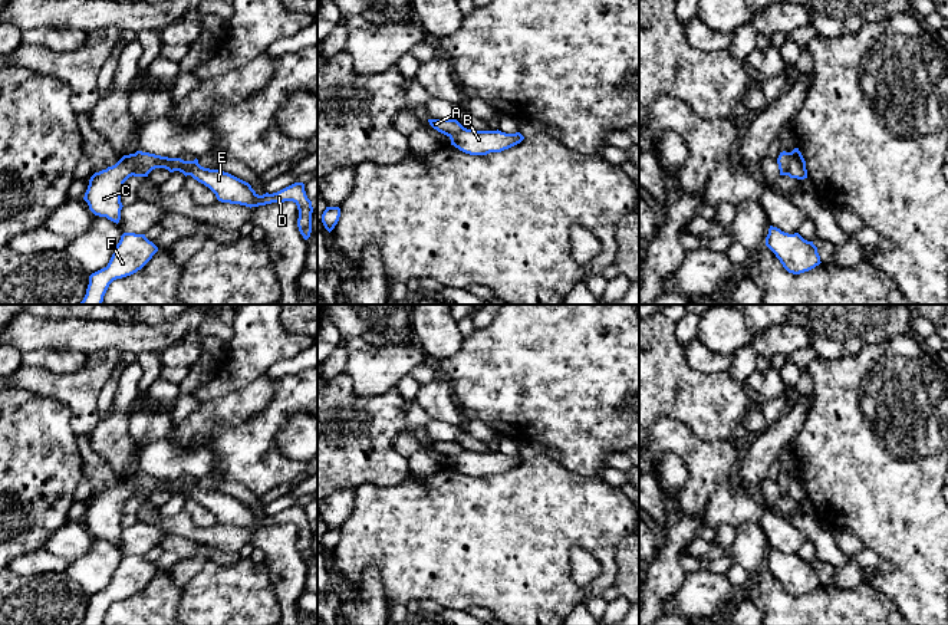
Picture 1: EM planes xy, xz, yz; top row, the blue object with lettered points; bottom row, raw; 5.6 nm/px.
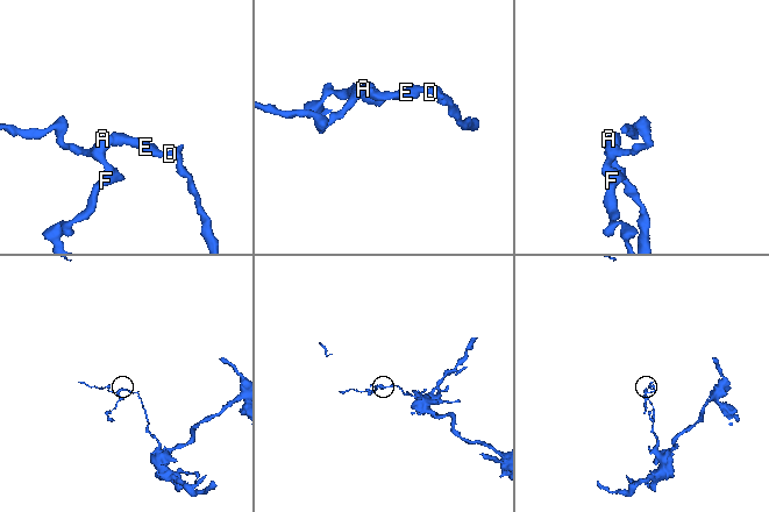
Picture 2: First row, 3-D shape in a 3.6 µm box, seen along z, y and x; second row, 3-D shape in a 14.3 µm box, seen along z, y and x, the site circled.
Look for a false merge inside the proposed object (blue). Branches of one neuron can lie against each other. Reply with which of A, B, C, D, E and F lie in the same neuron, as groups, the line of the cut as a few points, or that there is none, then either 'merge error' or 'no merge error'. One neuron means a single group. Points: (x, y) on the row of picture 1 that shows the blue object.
groups A C F / B D E; cut yz (787, 153), (789, 174); merge error

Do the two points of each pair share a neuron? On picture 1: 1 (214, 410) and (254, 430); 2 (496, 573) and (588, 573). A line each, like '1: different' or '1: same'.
1: different
2: different

